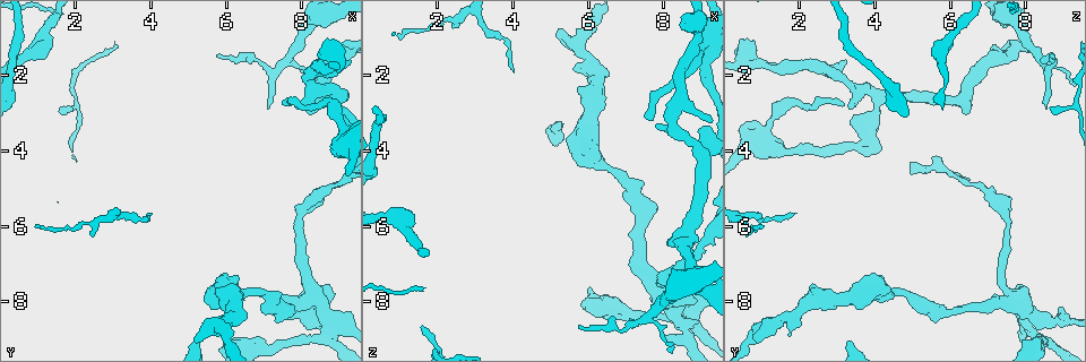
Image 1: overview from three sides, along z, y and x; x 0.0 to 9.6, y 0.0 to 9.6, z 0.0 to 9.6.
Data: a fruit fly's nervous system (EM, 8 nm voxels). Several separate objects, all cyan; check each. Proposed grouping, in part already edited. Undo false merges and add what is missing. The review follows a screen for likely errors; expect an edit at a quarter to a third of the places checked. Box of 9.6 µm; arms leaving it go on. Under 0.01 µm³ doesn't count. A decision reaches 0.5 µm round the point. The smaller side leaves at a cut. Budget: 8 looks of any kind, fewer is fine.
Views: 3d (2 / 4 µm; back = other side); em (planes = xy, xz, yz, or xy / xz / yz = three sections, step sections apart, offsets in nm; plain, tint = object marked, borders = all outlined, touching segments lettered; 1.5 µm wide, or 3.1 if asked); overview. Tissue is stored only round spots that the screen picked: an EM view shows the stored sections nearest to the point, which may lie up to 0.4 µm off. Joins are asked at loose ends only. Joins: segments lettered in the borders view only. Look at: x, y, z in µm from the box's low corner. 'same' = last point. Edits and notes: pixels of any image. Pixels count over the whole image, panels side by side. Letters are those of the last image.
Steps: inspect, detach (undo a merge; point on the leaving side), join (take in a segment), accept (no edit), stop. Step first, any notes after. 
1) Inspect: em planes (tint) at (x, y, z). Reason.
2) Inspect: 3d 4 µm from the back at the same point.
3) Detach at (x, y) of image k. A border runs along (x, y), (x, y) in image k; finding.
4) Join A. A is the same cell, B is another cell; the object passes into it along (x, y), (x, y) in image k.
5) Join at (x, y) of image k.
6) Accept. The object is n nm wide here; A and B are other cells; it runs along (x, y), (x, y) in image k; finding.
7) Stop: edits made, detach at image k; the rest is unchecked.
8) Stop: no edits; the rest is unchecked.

Inspect: em xz step 8 (borders) at (8.90, 3.15, 3.45). Branch stops here.

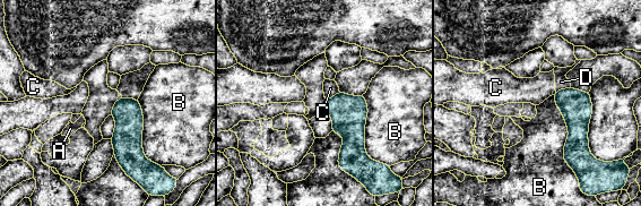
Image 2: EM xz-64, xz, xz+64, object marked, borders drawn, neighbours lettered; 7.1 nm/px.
Accept. The longest contact is with B, 600 nm; A, B, C and D are other cells; no lettered segment goes on from it.

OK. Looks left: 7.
Inspect: em planes (borders) at (1.55, 2.90, 8.60). Free end.

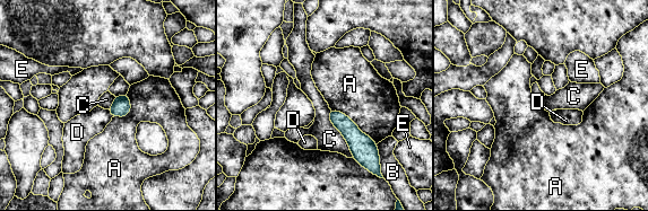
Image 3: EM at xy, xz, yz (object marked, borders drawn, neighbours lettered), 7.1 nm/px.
Accept. A, B, C, D and E are other cells; a border runs along (330, 110), (330, 122), (353, 157) in image 3; none of them fits.

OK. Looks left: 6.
Inspect: 3d 4 µm at (8.05, 8.35, 8.90). An open end.

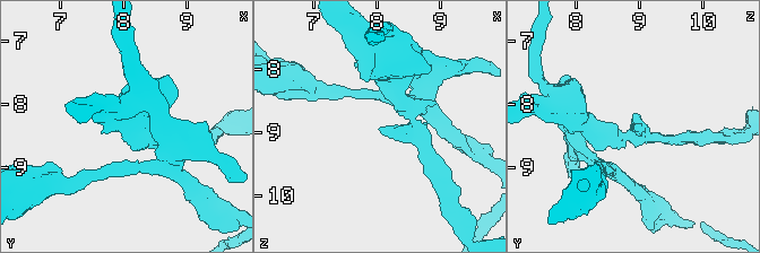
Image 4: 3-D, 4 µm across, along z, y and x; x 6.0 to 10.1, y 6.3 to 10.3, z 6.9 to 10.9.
Inspect: em planes (plain) at (8.00, 8.35, 8.95).

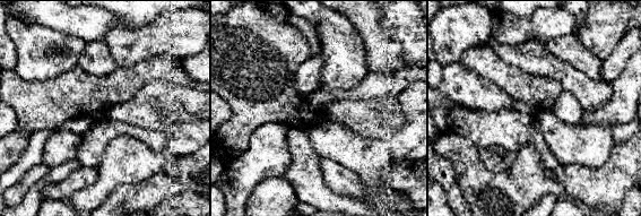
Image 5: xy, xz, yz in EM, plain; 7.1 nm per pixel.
Inspect: em planes (borders) at the same point. See the neighbours.

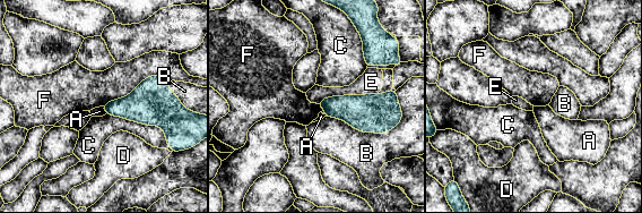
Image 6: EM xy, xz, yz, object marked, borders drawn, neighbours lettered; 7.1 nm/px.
Accept. A, B, C, D, E and F are other cells; a border runs along (168, 79), (150, 75), (102, 105) in image 6; no lettered segment goes on from it.

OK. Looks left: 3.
Stop: no edits; the rest is unchecked.

